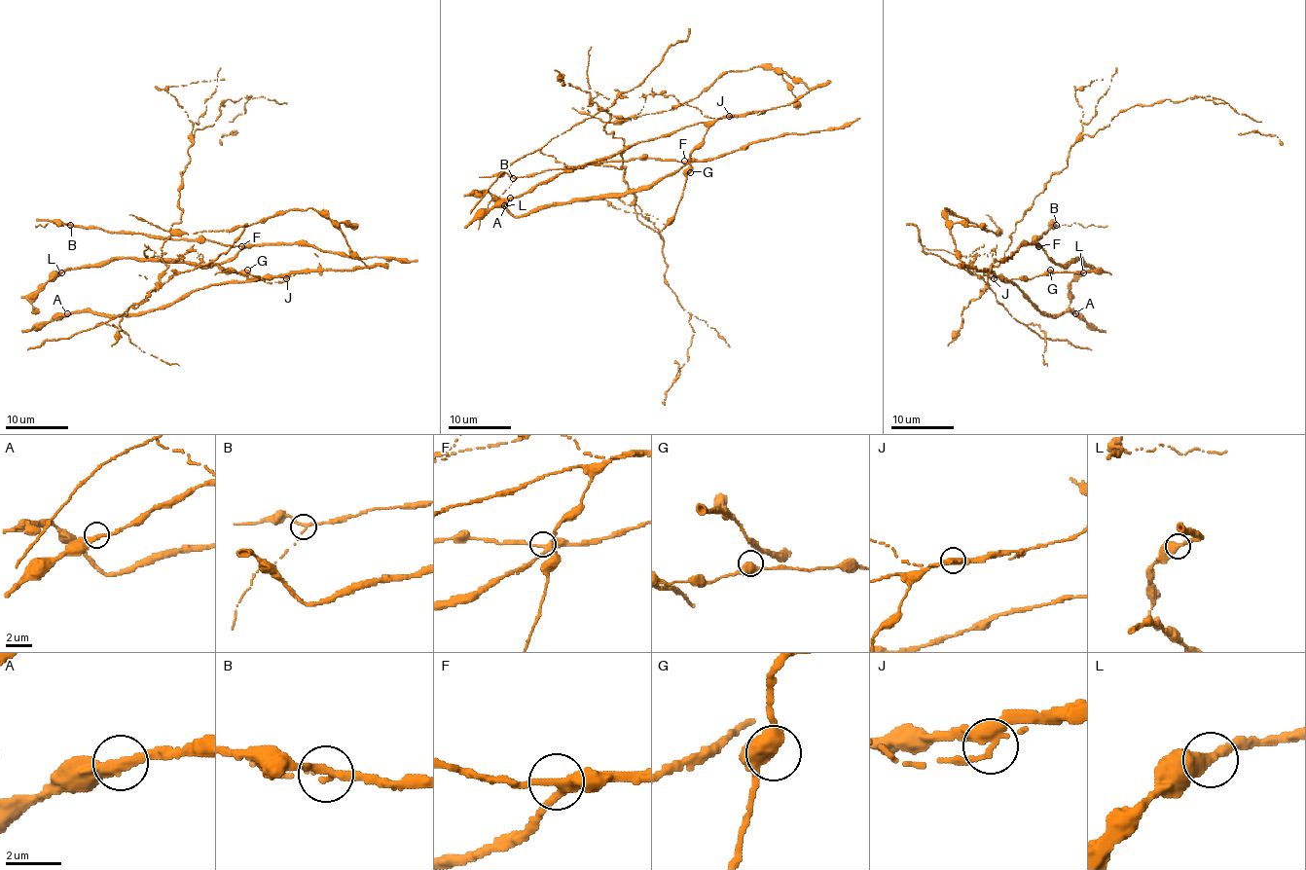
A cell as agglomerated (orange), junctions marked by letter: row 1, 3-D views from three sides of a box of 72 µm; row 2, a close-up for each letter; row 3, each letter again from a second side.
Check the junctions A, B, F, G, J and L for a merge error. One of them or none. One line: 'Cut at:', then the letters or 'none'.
Cut at: J

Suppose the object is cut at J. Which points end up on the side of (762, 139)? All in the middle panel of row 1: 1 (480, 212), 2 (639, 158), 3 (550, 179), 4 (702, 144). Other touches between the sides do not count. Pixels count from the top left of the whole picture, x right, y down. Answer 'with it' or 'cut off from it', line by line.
1: with it
2: with it
3: with it
4: with it

